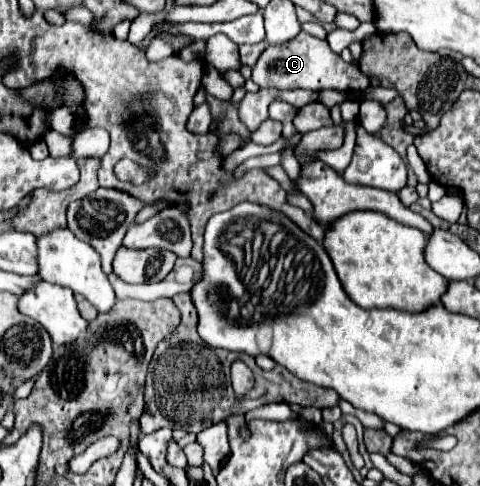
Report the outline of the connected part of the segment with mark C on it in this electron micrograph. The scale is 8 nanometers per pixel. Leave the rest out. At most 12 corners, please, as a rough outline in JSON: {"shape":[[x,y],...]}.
{"shape":[[305,31],[267,45],[251,79],[363,93],[369,77]]}

